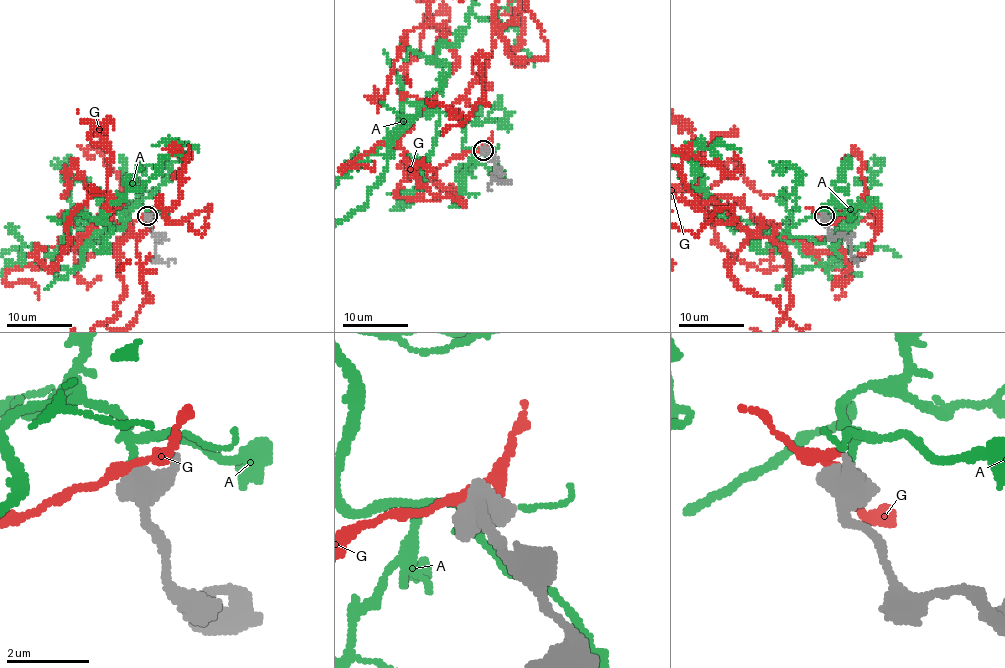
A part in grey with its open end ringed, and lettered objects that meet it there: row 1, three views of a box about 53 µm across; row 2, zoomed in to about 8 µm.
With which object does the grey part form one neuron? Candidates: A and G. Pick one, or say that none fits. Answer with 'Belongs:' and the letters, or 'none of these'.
Belongs: A

